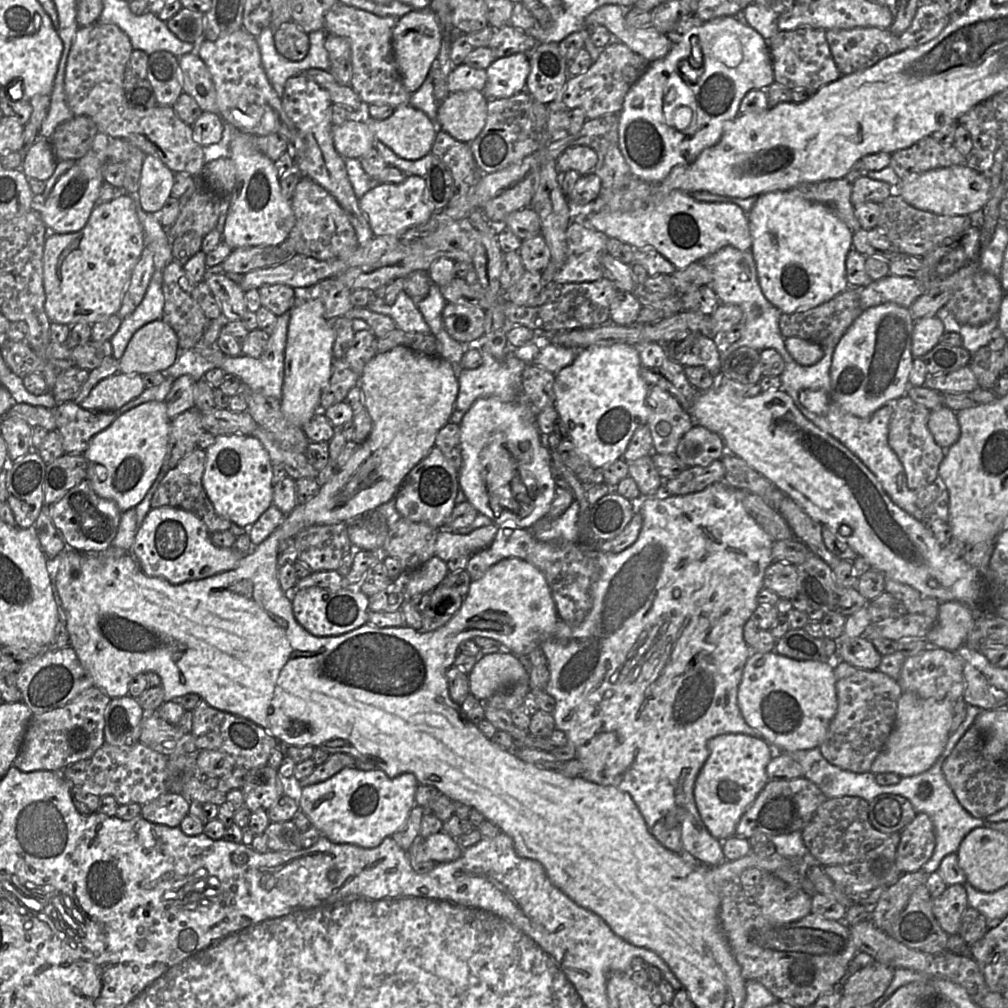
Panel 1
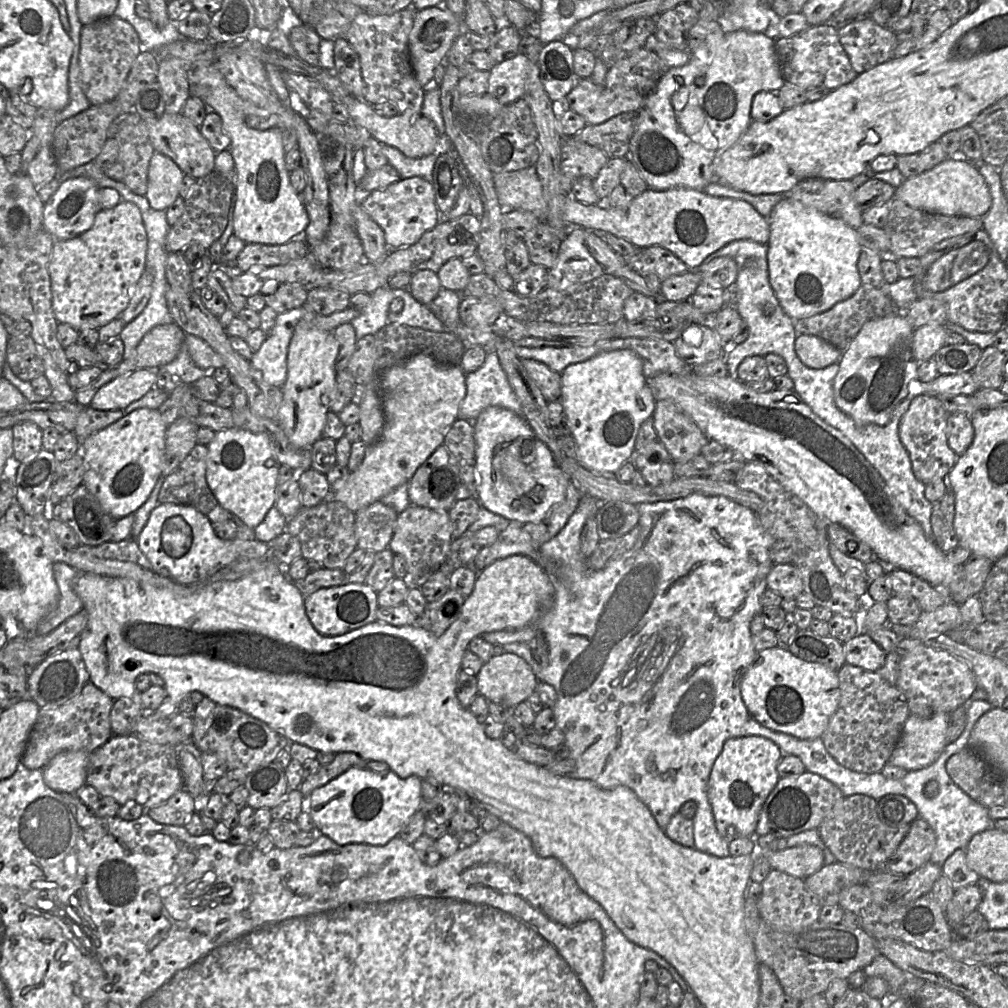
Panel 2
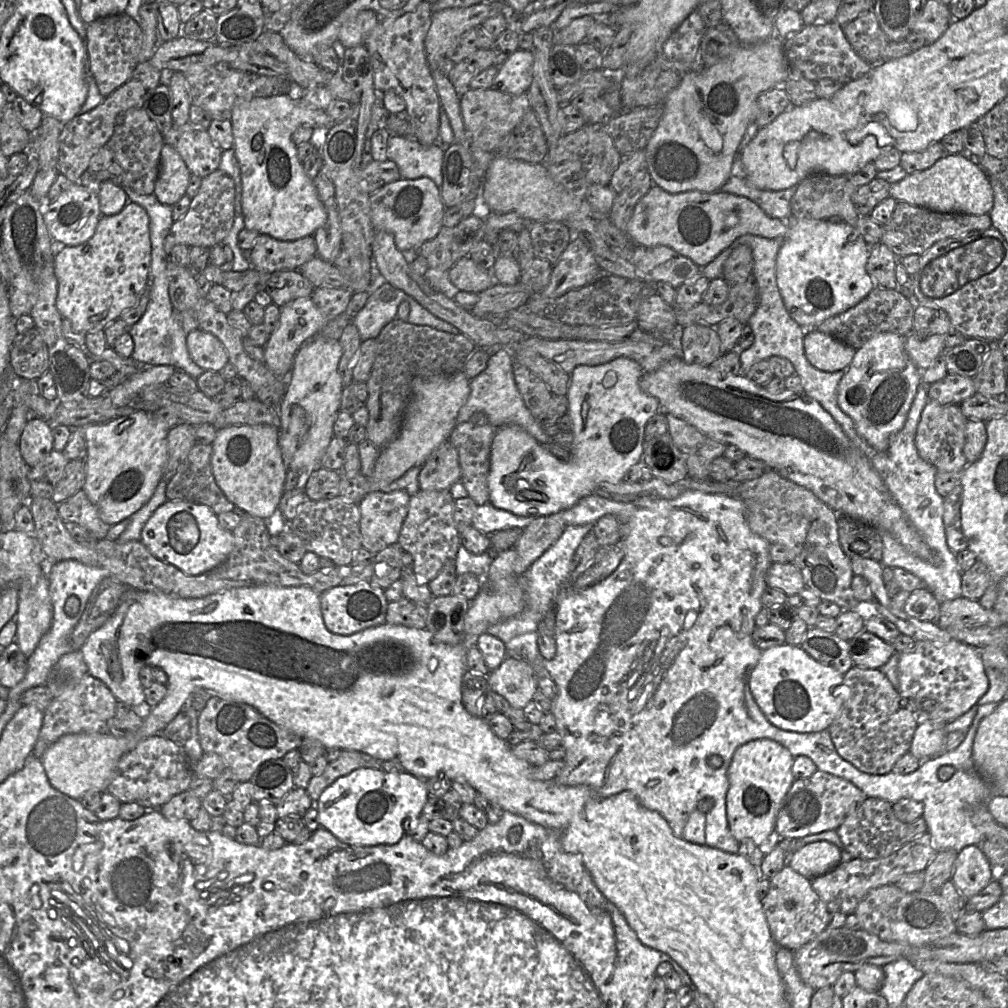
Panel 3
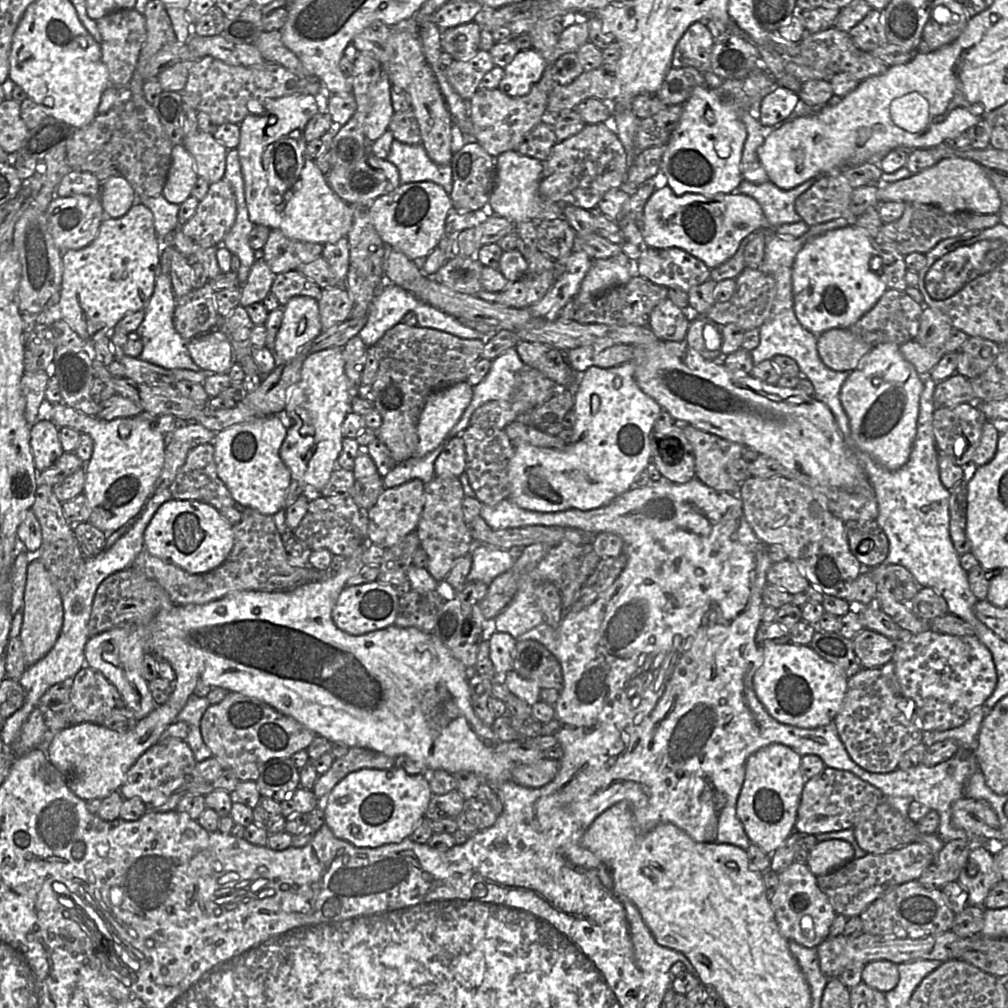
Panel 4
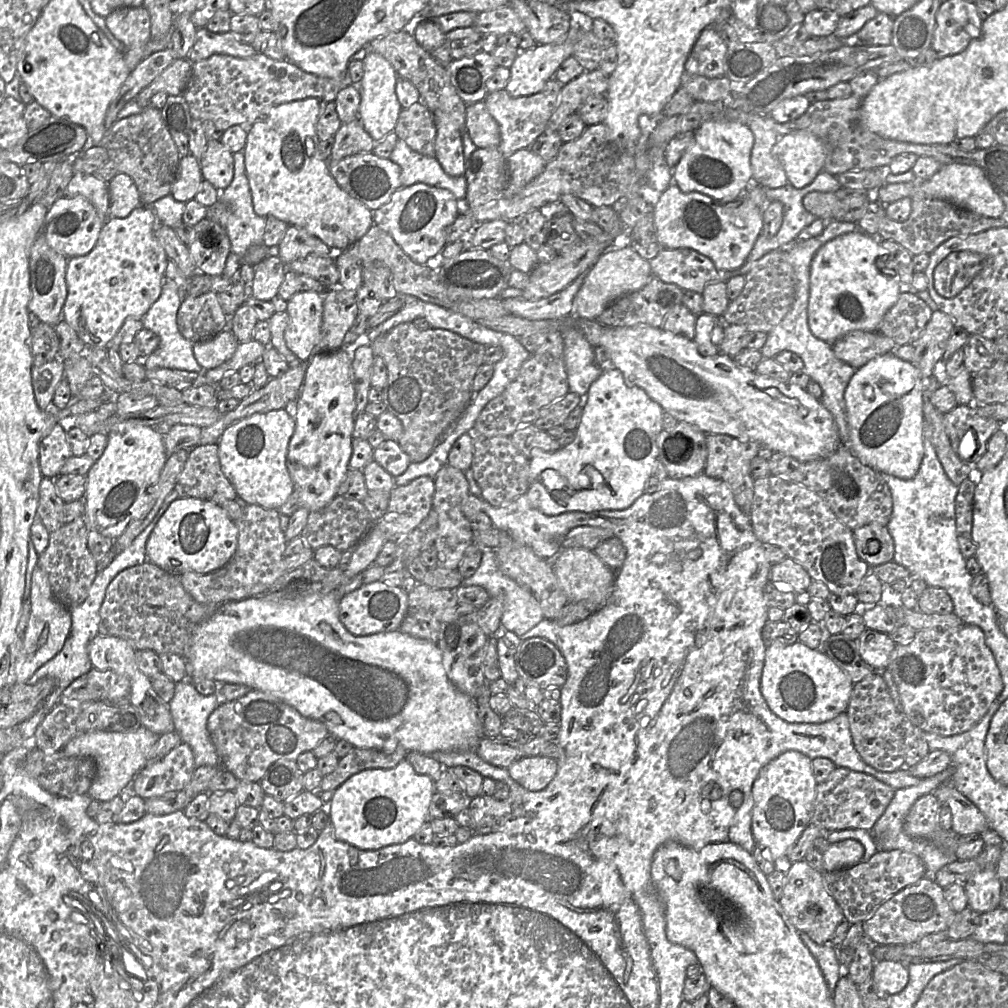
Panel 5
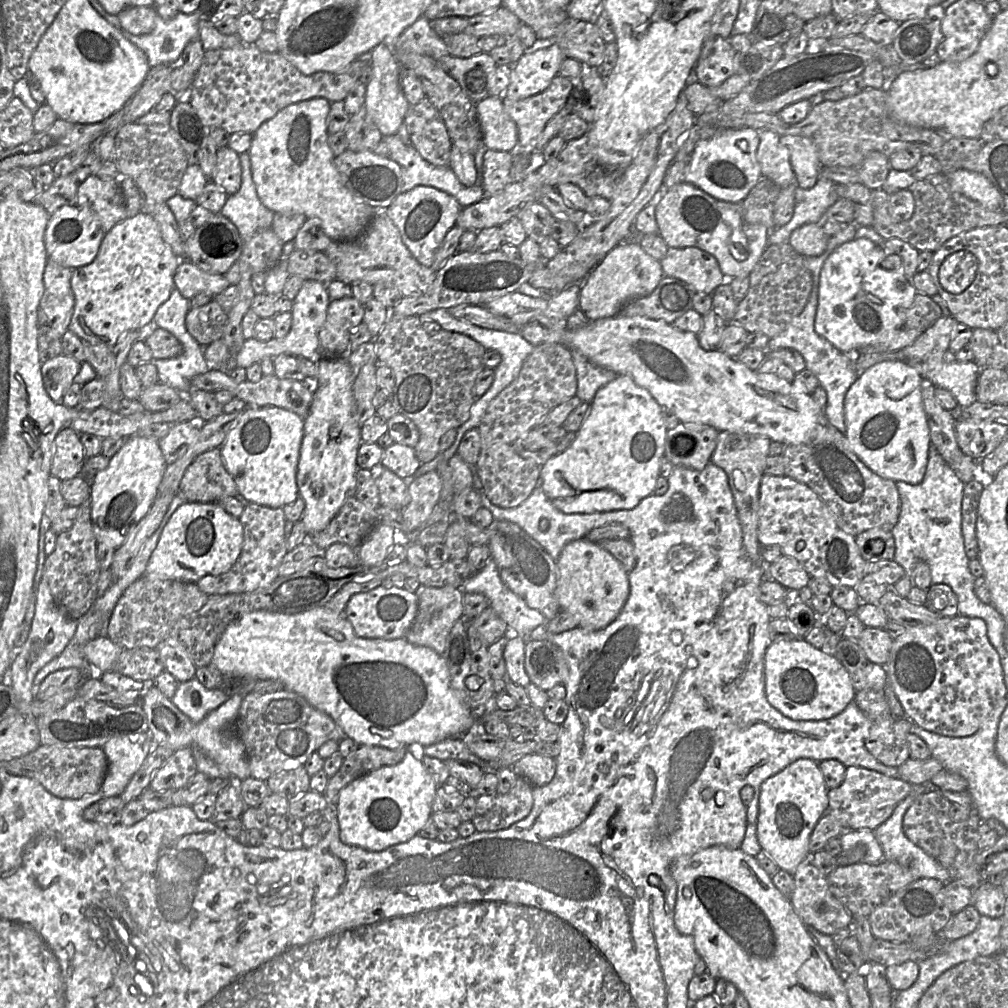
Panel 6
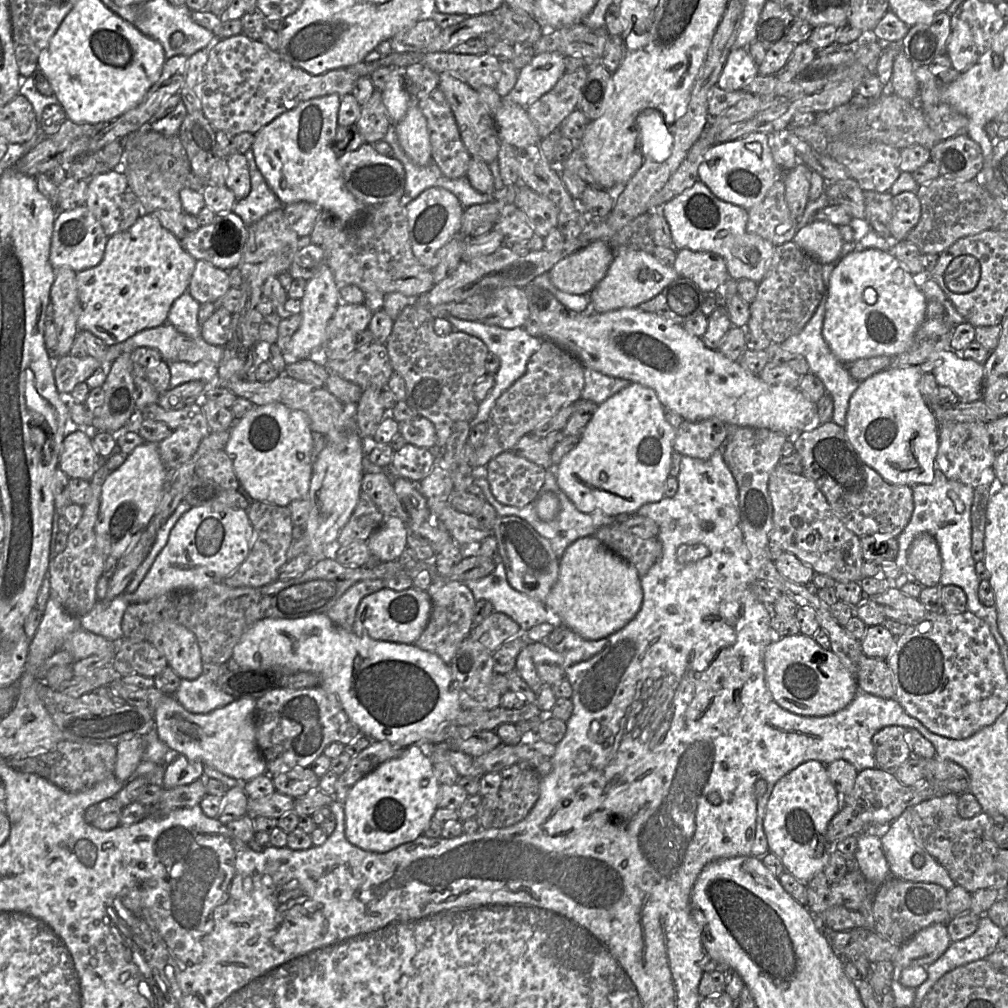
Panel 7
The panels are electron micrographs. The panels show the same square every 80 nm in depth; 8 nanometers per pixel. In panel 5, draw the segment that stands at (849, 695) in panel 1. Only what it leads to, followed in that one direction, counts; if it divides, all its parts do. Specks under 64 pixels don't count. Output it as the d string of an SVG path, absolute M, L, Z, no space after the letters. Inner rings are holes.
M873 672L853 685L846 710L855 749L868 765L883 772L893 772L905 765L913 743L922 739L922 730L898 708L880 672Z

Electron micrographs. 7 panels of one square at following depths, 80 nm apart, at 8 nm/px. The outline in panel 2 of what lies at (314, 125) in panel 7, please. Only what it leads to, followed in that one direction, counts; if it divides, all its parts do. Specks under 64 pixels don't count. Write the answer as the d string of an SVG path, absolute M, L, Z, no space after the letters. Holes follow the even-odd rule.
M214 65L191 67L188 72L188 81L189 81L190 94L192 96L195 96L201 99L211 111L214 111L221 117L222 122L223 122L223 127L231 140L230 147L228 150L230 151L233 157L233 161L235 165L235 173L236 173L236 202L235 202L234 211L233 211L233 235L243 240L246 244L261 243L261 244L267 244L267 245L286 244L291 240L297 240L301 238L302 236L304 236L305 230L309 224L309 217L308 217L308 213L306 211L301 195L295 191L295 189L292 187L290 183L290 172L286 169L286 166L285 166L285 154L286 153L284 151L283 143L282 143L283 130L280 128L274 127L268 130L261 131L261 130L257 130L257 129L249 127L246 124L245 119L248 115L253 115L253 114L250 114L246 111L246 105L251 104L251 103L243 100L235 92L235 90L228 85L222 73L218 69L216 69Z

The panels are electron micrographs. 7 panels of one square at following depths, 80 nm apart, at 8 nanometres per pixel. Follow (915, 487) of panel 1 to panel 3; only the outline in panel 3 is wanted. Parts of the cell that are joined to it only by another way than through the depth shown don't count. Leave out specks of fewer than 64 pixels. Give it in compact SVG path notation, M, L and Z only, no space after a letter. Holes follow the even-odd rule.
M929 400L921 413L915 435L915 445L919 455L937 471L962 473L969 464L964 455L968 420L959 405L943 405Z

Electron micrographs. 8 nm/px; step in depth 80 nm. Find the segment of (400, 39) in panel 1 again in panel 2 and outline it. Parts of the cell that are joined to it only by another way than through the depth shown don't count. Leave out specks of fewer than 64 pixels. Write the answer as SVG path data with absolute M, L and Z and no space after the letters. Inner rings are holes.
M435 6L416 12L413 27L409 33L408 47L414 75L422 87L432 81L436 66L444 60L454 41L462 33L461 17L444 6Z

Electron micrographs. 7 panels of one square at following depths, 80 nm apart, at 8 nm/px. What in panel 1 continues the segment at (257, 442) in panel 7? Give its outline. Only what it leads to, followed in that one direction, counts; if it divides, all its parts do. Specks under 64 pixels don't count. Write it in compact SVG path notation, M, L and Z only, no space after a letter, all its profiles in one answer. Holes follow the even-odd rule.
M224 434L224 435L218 435L215 436L215 441L212 445L210 445L206 450L206 461L205 461L205 468L202 476L202 484L205 489L205 492L210 499L211 503L213 504L213 507L216 511L216 513L226 519L228 519L231 522L236 523L240 527L243 527L246 529L247 533L249 533L249 528L251 525L253 525L258 518L262 515L263 512L265 512L272 504L273 499L273 483L272 483L272 477L273 477L273 470L272 470L272 461L270 459L269 453L264 448L261 441L252 436L252 435L240 435L240 434Z

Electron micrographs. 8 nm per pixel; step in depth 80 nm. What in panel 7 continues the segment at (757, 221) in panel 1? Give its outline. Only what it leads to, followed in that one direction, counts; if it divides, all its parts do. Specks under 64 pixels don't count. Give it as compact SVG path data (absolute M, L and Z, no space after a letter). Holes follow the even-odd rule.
M873 248L851 251L836 261L829 276L823 338L846 365L863 358L895 357L915 342L915 333L926 320L927 301L913 275L891 253Z

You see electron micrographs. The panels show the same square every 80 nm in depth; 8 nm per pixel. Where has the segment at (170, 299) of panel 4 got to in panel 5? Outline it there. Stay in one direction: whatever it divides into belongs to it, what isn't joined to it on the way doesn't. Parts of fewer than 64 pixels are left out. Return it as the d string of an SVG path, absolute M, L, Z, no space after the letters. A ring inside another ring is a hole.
M164 279L159 298L153 303L153 305L142 318L143 328L151 330L157 334L160 339L157 349L147 357L142 357L140 360L146 369L168 368L197 373L203 370L194 357L194 343L183 337L177 326L177 313L183 296L184 295L181 293L174 281L170 279Z

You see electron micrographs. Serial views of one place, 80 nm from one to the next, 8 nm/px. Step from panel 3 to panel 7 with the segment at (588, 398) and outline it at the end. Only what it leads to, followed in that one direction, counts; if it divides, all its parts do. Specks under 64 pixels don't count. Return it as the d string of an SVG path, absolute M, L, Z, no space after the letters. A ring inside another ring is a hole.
M632 382L598 405L580 434L577 446L556 465L558 487L583 513L602 511L610 516L622 513L634 515L644 504L658 502L665 497L665 483L670 476L676 433L677 429L666 420L664 406L656 392Z

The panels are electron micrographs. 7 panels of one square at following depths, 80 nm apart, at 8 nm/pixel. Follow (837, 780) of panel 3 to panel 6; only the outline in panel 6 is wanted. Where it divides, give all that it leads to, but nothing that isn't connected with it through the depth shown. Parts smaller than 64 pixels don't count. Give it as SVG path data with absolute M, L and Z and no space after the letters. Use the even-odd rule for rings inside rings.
M862 767L846 768L843 783L828 791L827 812L850 830L875 830L893 813L897 805L913 790L913 785L900 778L893 778Z

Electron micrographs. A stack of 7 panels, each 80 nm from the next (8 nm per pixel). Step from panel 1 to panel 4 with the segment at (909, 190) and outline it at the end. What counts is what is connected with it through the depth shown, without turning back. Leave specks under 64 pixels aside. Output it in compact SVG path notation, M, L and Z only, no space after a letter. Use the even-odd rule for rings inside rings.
M943 158L934 166L908 178L891 183L879 183L878 203L888 201L917 202L937 206L948 213L972 212L976 214L998 214L1001 199L977 163L963 158Z

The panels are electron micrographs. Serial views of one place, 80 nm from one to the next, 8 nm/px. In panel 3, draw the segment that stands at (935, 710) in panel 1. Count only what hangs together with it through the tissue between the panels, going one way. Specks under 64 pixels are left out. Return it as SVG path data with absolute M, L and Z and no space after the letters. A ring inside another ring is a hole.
M926 721L919 723L909 752L920 761L925 761L942 753L946 737L945 722Z

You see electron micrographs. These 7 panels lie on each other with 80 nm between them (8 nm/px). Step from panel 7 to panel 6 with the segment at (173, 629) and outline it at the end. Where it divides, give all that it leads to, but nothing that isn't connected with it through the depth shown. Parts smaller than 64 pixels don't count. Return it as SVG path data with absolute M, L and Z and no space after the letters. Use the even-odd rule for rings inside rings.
M176 638L165 639L155 649L160 653L165 670L178 682L185 682L195 677L197 667L185 647Z

